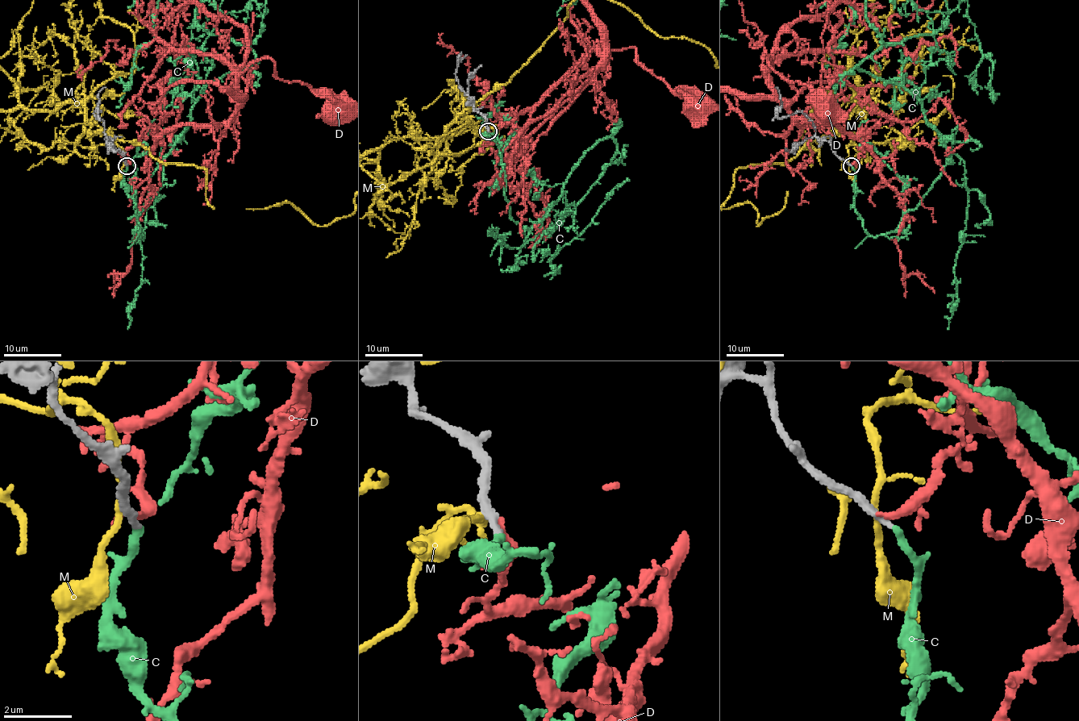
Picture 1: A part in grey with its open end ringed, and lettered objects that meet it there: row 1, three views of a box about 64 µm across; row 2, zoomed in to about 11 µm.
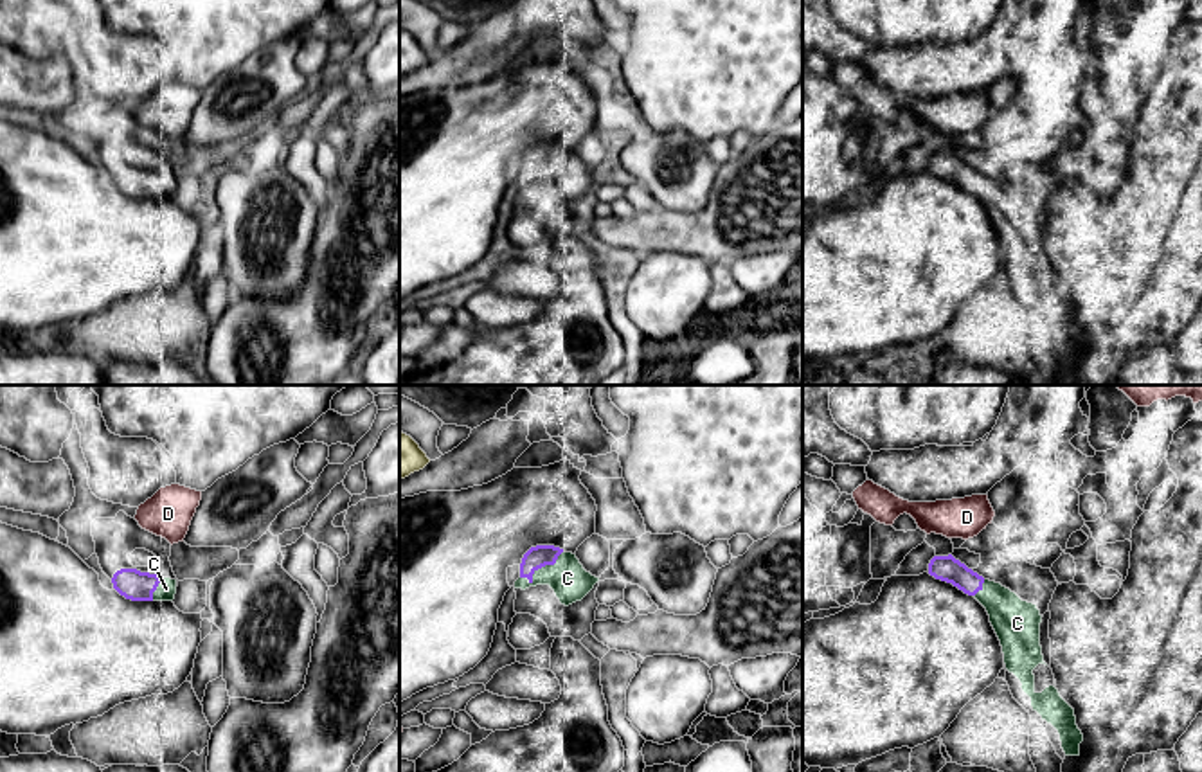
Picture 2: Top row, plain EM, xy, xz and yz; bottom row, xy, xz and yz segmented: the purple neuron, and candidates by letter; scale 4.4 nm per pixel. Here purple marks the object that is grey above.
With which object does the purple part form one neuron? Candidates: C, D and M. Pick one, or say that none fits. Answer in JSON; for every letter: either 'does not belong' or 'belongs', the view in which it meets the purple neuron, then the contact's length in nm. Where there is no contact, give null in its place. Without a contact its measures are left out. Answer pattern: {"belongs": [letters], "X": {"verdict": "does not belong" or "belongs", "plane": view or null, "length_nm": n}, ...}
{"belongs": ["C"], "C": {"verdict": "belongs", "plane": "xz", "length_nm": 220}, "D": {"verdict": "does not belong", "plane": null}, "M": {"verdict": "does not belong", "plane": null}}

